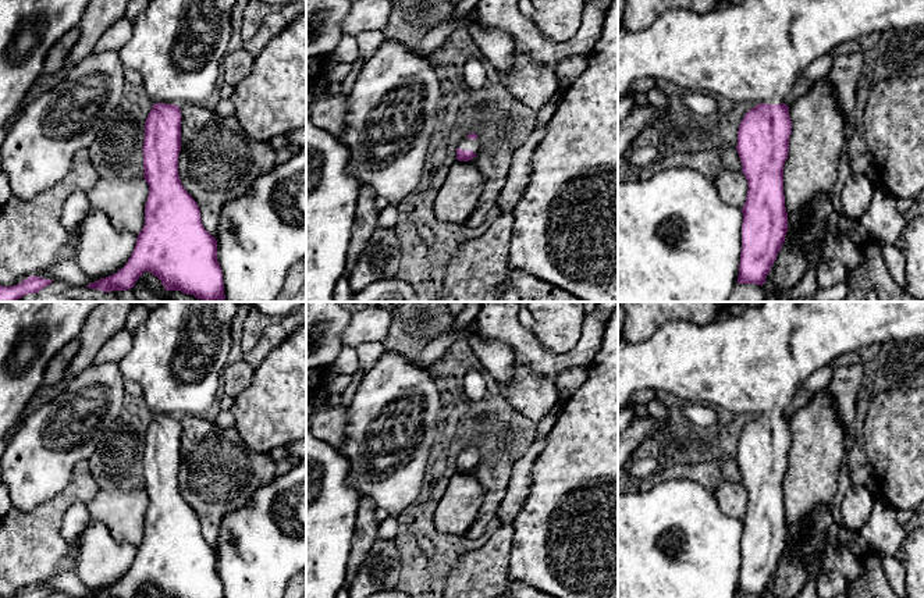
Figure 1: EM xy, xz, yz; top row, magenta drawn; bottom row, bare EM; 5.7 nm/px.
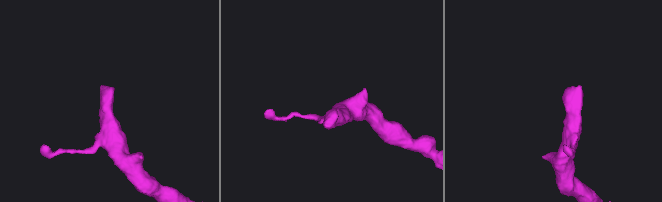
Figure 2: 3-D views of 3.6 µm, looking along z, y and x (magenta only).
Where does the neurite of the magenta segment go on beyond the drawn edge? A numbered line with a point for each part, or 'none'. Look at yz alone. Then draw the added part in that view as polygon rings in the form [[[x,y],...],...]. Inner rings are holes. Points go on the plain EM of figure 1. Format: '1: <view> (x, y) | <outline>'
1: yz (754, 363) | [[[761,302],[757,307],[747,307],[739,316],[726,318],[715,318],[706,325],[697,325],[687,321],[668,321],[662,324],[655,334],[639,344],[626,339],[618,341],[618,413],[629,405],[629,401],[637,391],[654,389],[665,391],[687,403],[701,403],[711,407],[722,407],[733,414],[785,414],[786,406],[790,403],[800,385],[818,369],[831,366],[841,355],[856,352],[863,346],[873,344],[884,344],[889,341],[910,341],[924,337],[924,302]]]

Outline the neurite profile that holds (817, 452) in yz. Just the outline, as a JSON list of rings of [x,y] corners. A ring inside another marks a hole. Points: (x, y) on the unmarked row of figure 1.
[[[827,388],[814,392],[811,399],[788,419],[792,445],[783,477],[783,506],[788,540],[800,540],[808,534],[811,513],[818,506],[831,506],[835,498],[839,471],[846,459],[845,428]]]

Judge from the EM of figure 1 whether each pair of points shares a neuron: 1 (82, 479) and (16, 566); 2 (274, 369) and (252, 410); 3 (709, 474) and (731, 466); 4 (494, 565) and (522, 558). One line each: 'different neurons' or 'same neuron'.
1: same neuron
2: same neuron
3: same neuron
4: different neurons

